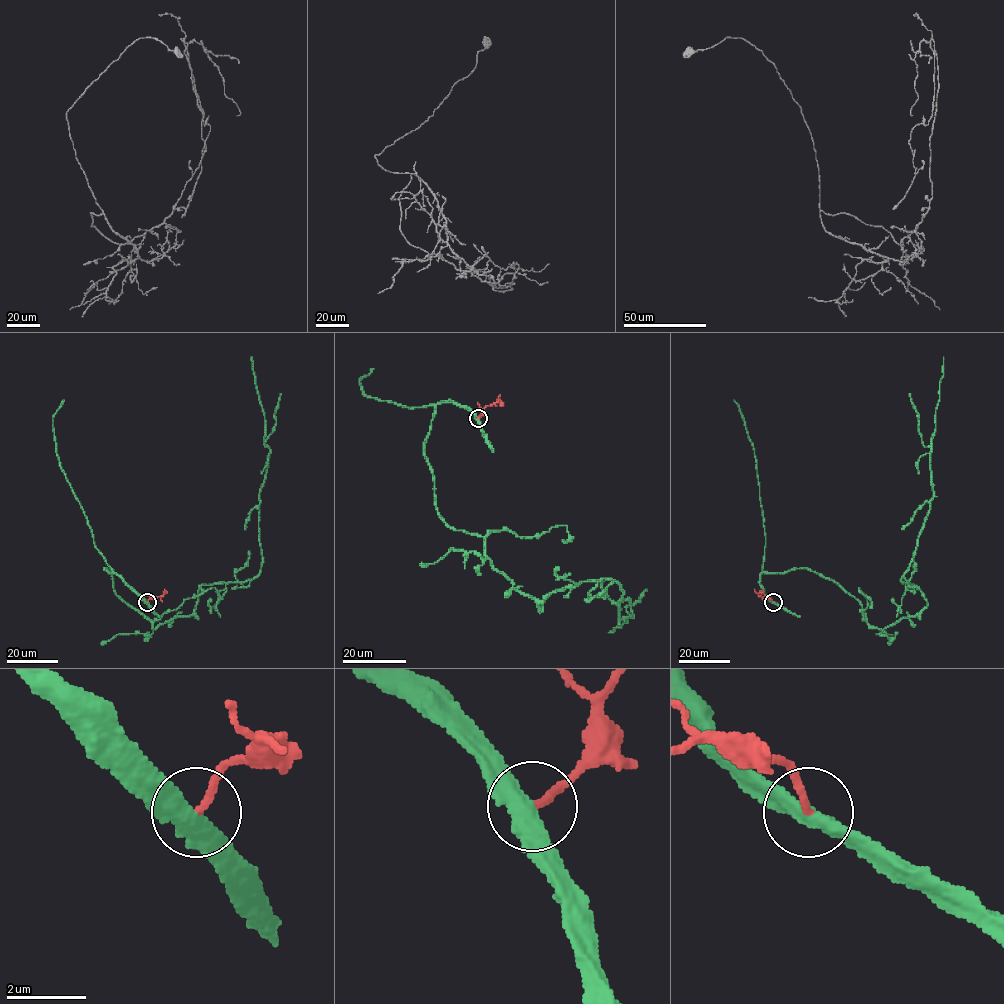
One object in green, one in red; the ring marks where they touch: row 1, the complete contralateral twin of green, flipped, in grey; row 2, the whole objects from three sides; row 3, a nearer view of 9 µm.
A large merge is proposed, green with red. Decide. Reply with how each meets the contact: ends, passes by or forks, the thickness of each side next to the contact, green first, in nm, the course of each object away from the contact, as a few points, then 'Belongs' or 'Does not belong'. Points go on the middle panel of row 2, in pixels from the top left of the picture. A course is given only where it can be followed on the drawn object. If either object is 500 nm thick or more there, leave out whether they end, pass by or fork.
At the ring green passes by. At the ring red ends. Thickness 440 nm (green) against 170 nm. Course of green: (478, 418), (435, 406), (440, 518), (484, 537), (540, 611), (614, 580), (633, 617), (609, 633). Course of red: (478, 418), (486, 406), (499, 399), (502, 406). Does not belong

